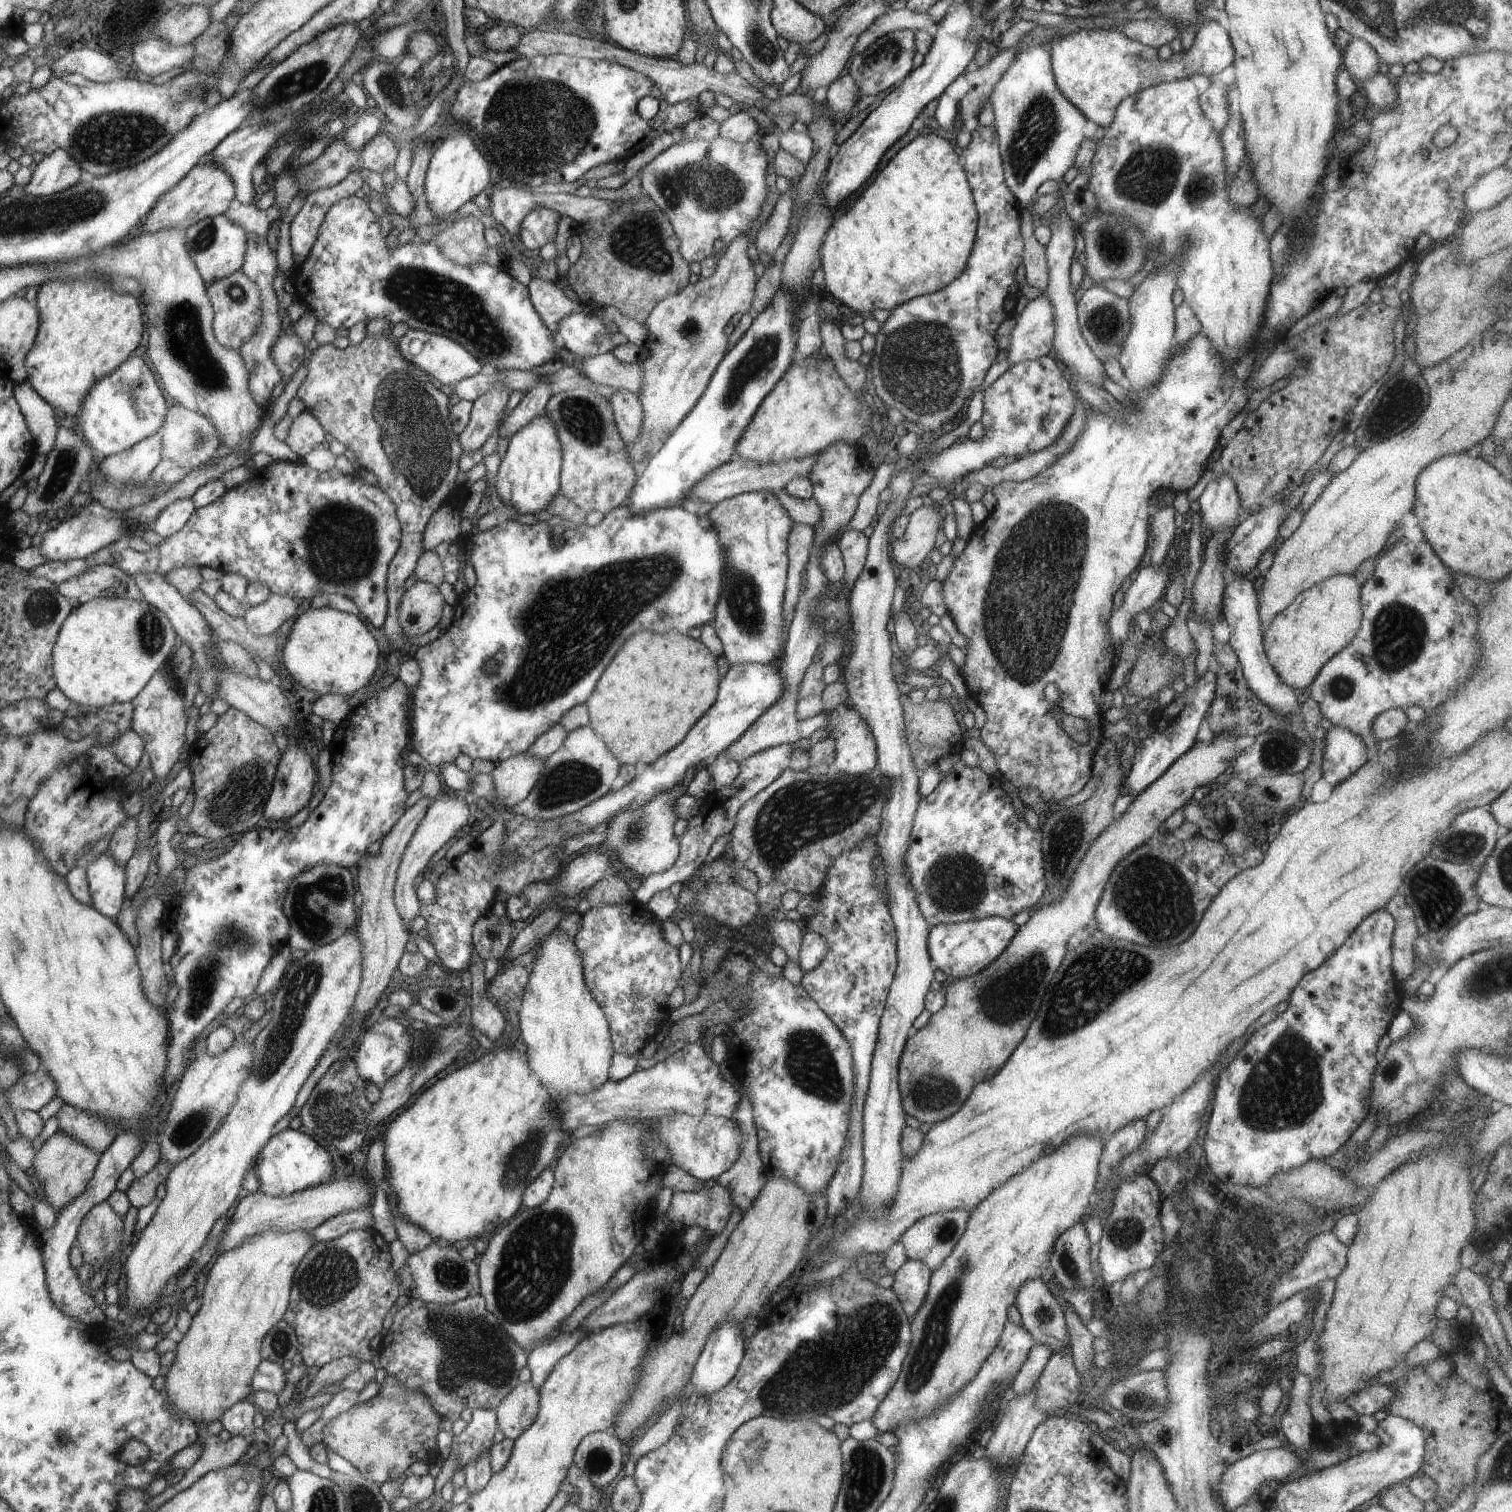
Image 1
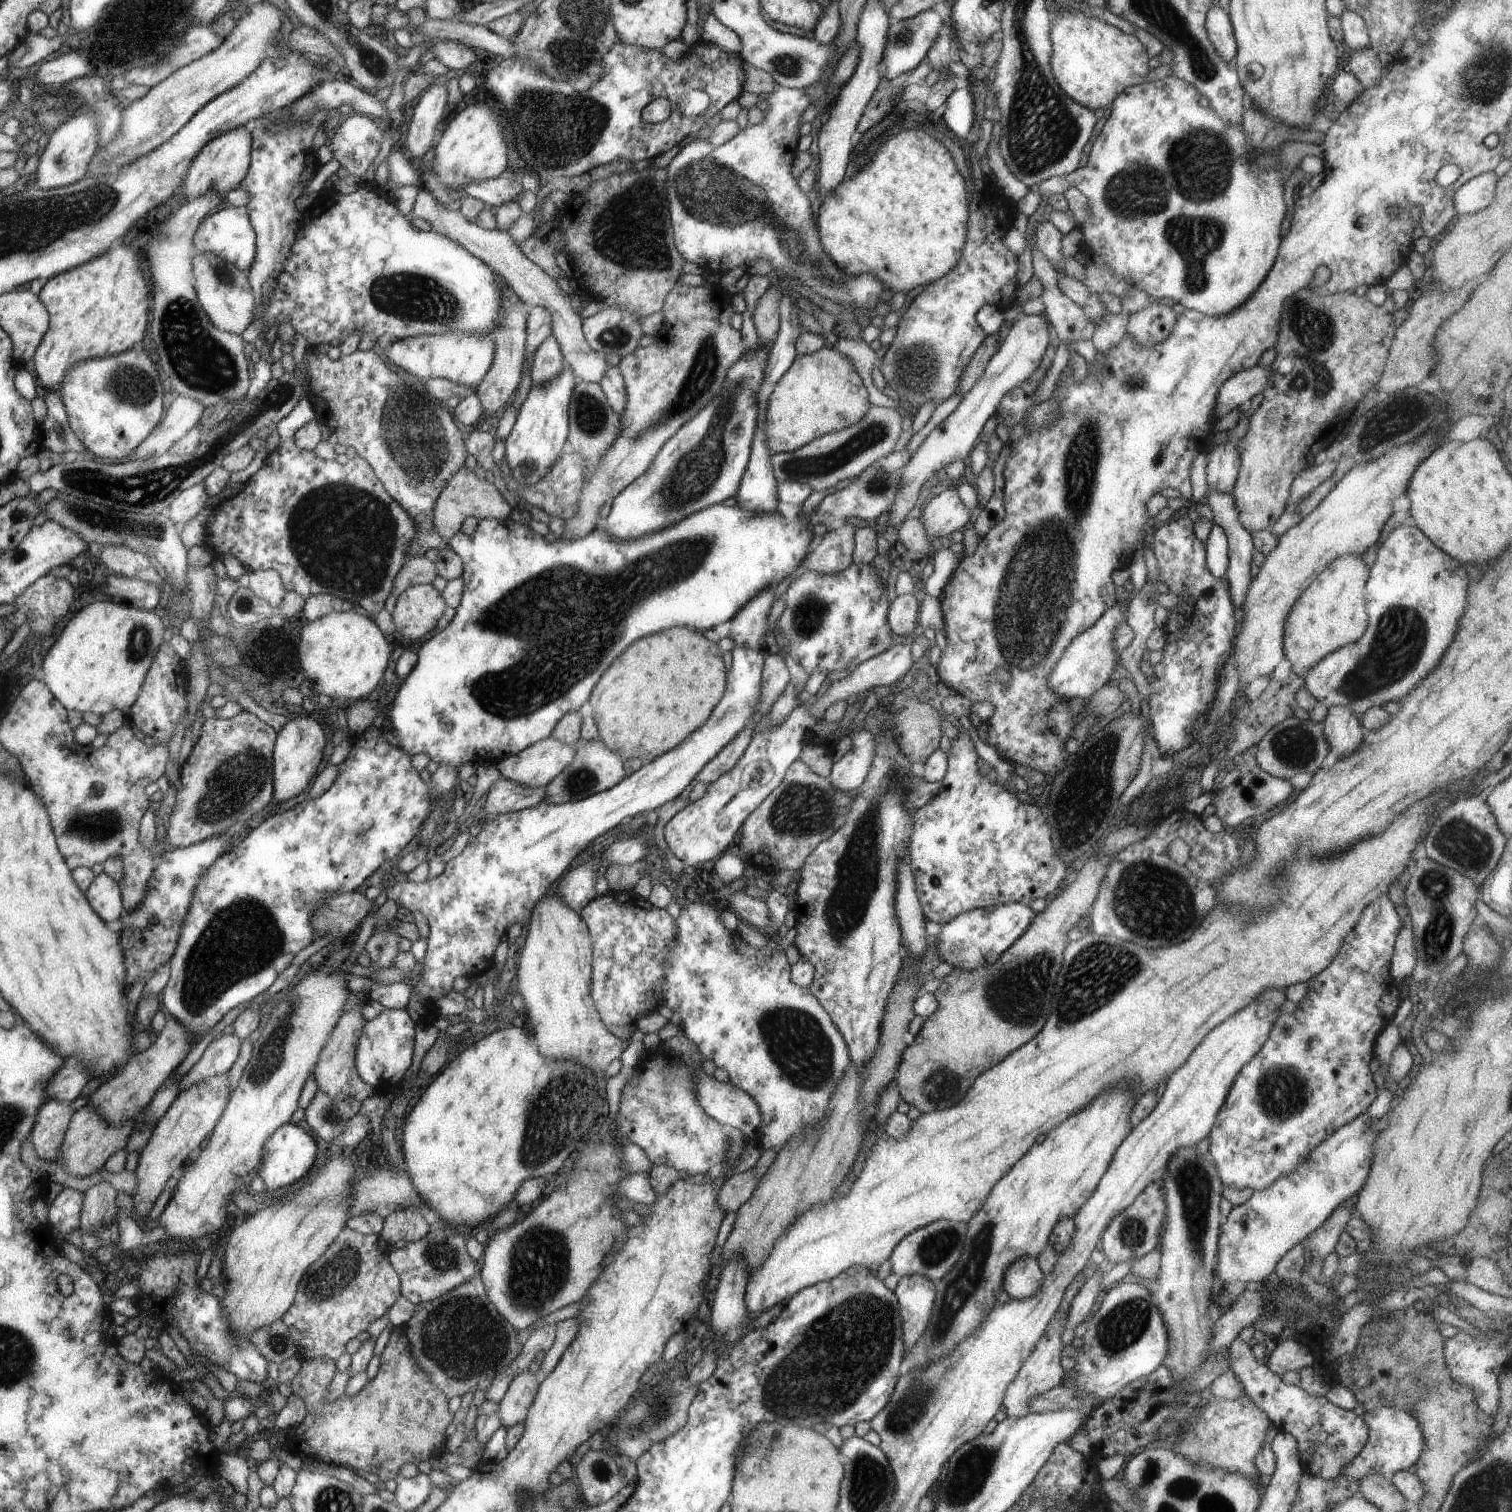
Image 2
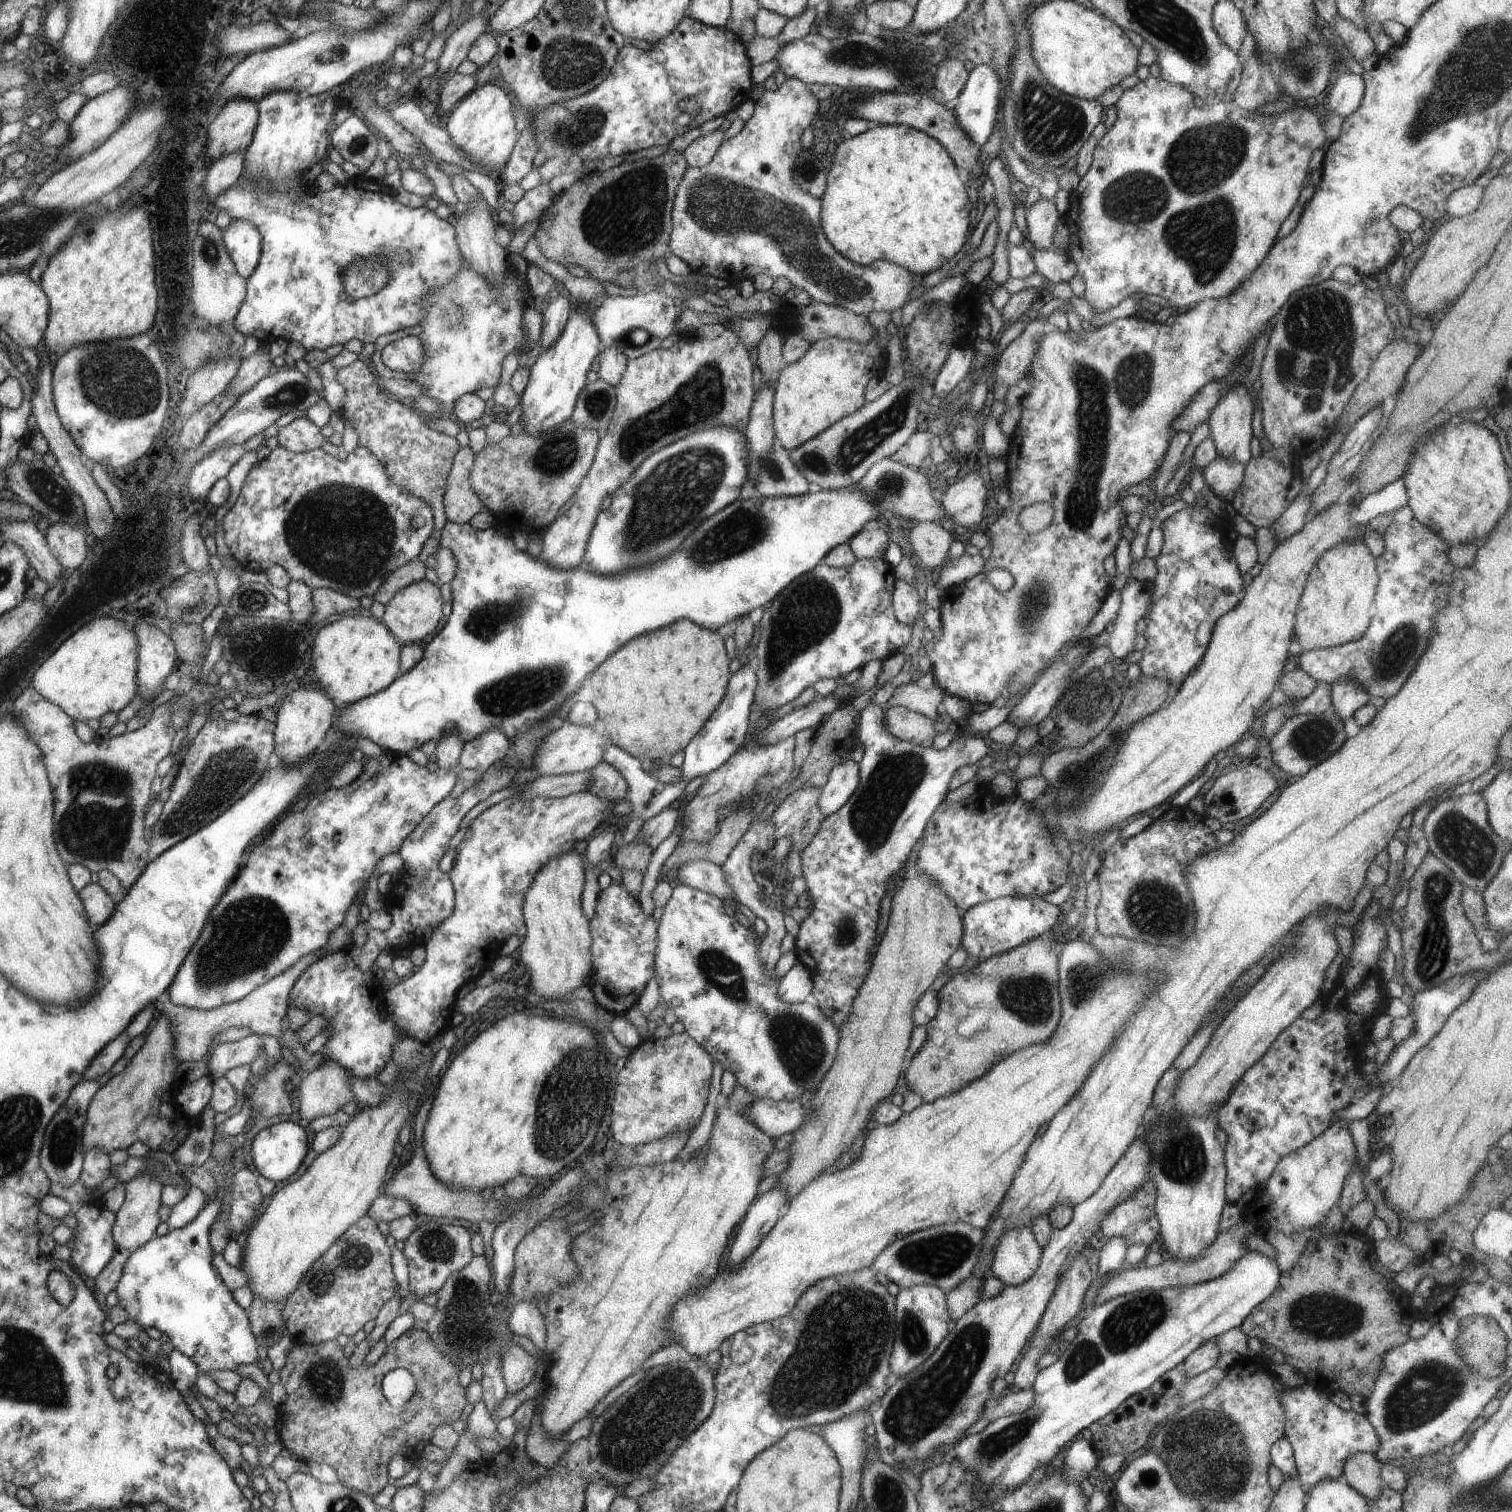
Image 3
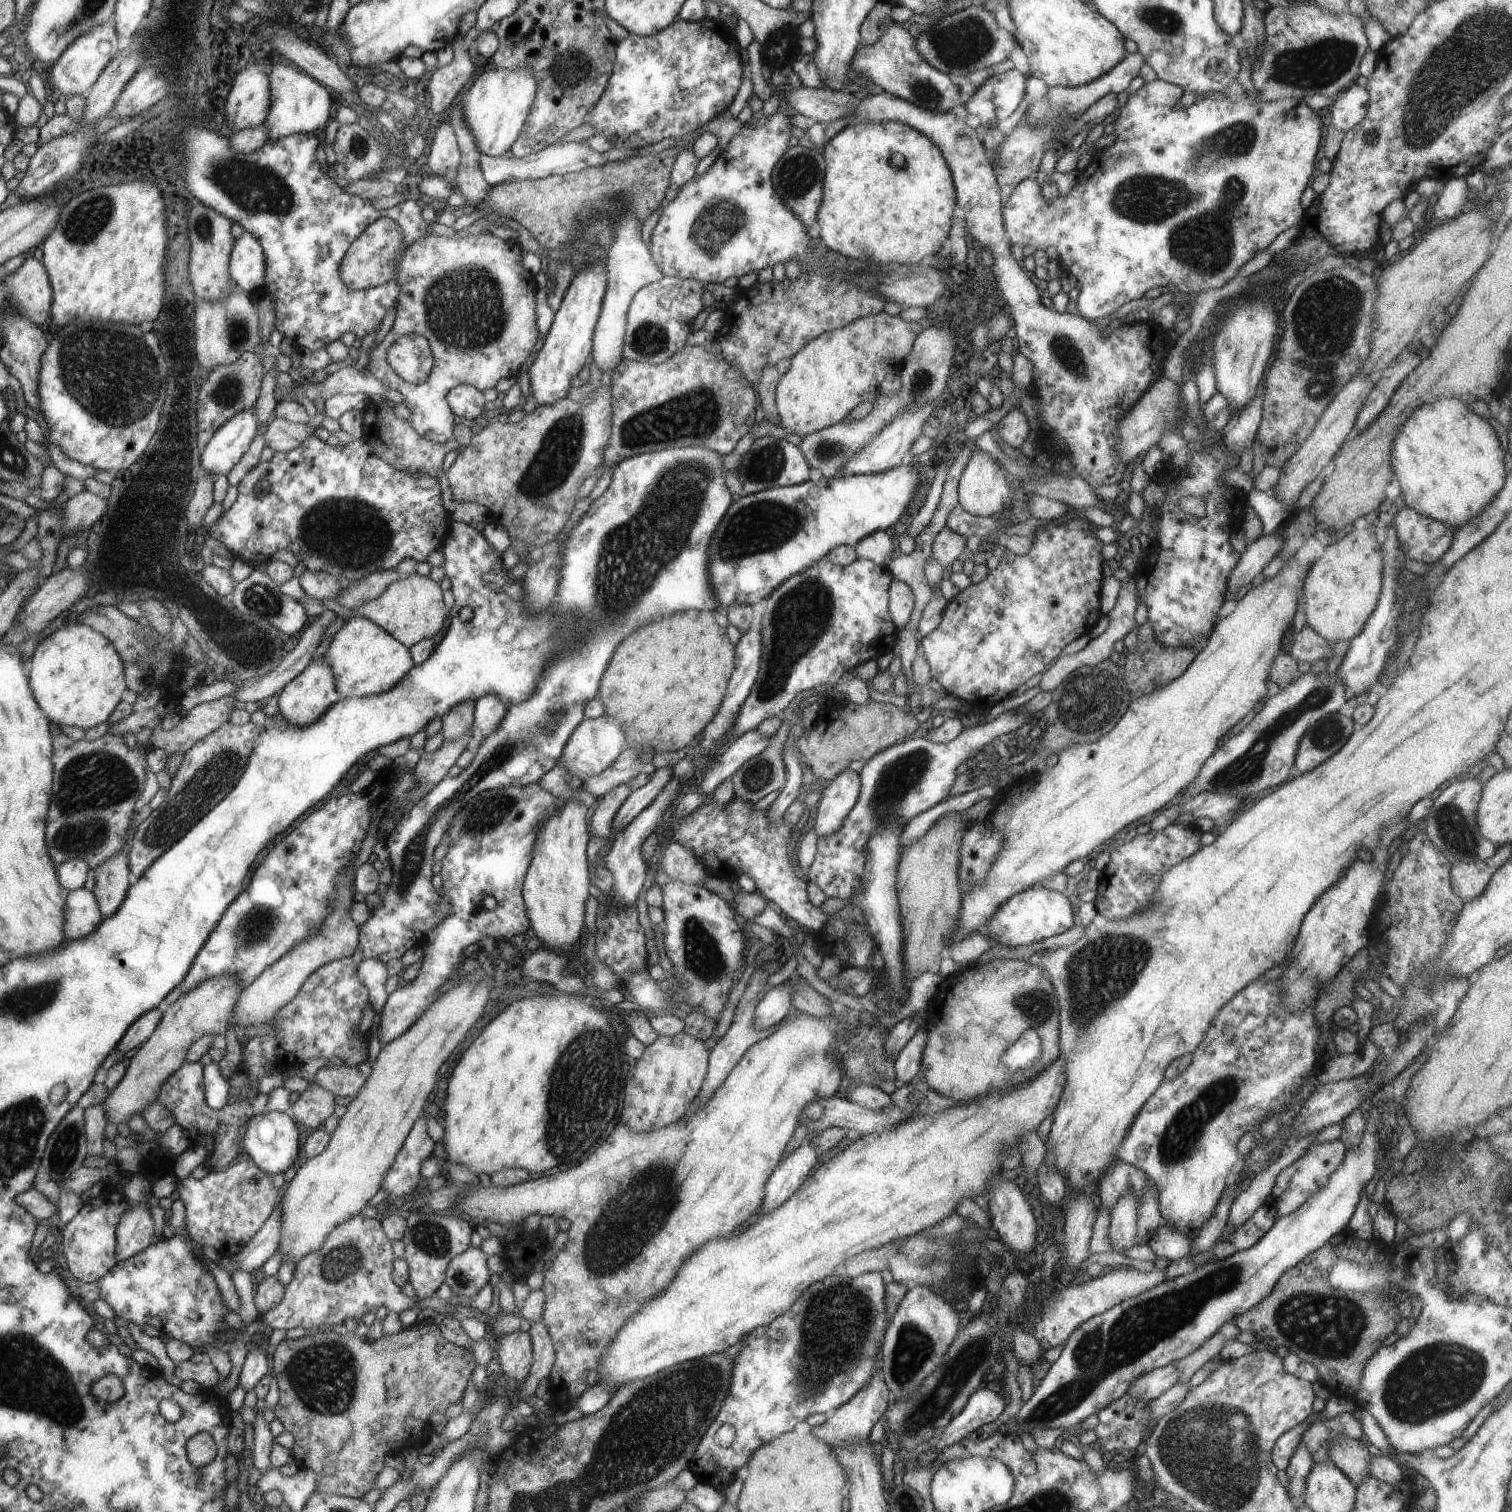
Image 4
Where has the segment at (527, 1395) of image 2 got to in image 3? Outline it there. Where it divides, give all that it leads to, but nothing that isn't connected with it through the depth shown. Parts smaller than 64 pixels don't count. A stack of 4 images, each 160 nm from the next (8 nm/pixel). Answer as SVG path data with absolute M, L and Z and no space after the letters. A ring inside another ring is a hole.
M520 1344L510 1347L503 1358L501 1373L507 1392L517 1393L525 1389L536 1376L538 1360L520 1348Z

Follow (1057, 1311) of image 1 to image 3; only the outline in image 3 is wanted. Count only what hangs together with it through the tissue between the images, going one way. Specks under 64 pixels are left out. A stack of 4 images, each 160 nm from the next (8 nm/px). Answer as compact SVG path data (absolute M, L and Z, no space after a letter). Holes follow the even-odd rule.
M1030 1226L1008 1228L999 1239L991 1271L1007 1287L1021 1285L1036 1272L1042 1251Z

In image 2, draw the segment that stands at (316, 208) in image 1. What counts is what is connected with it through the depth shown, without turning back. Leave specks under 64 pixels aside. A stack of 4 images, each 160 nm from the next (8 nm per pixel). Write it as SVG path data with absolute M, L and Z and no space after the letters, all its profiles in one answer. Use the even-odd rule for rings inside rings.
M348 115L330 140L333 158L340 162L347 174L364 174L376 158L382 142L382 130L372 122L372 117Z

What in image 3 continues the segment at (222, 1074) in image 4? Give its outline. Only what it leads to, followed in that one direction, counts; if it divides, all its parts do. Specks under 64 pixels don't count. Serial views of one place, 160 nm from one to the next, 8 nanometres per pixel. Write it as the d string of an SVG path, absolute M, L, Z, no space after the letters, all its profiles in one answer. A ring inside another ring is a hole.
M206 1106L202 1114L202 1122L190 1128L190 1133L182 1145L178 1145L172 1153L180 1167L201 1167L211 1157L213 1137L218 1129L214 1125L217 1112Z

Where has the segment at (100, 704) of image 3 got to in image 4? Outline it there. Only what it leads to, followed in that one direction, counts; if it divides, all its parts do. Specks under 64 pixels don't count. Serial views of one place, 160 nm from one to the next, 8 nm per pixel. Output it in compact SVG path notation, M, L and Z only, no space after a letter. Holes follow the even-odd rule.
M68 623L40 641L29 662L29 682L38 706L45 711L50 722L60 726L77 726L87 731L106 722L114 713L114 708L120 705L122 692L126 690L124 663L117 647L104 633L84 623Z

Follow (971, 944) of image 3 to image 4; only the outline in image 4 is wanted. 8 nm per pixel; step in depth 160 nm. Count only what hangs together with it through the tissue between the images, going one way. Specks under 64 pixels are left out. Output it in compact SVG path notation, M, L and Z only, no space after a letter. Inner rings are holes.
M1032 886L1025 891L1011 896L1000 908L996 910L993 917L986 923L982 934L988 934L990 938L999 942L1004 947L1014 948L1023 944L1034 944L1050 936L1062 934L1076 925L1074 912L1068 896L1064 893L1049 891L1044 887Z

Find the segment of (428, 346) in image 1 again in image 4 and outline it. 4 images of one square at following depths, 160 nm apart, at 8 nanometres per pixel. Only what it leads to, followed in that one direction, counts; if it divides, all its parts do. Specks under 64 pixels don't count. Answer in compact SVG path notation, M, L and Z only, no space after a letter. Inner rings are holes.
M386 217L380 218L377 222L374 222L373 225L371 225L369 229L367 229L365 233L363 233L361 237L353 243L352 248L346 254L343 265L341 266L341 276L350 287L354 288L354 290L371 289L372 287L386 284L388 280L393 280L394 278L398 280L398 287L401 288L401 295L400 301L395 307L396 320L394 320L394 324L392 324L390 332L380 340L379 344L376 344L376 346L373 347L372 352L370 352L369 364L366 369L375 378L378 378L380 382L384 382L389 389L396 390L402 394L404 397L403 403L410 410L411 414L407 421L413 423L413 428L418 432L418 435L422 435L426 439L432 439L433 442L444 444L444 442L453 439L453 434L456 432L456 415L453 413L454 418L450 418L449 409L442 407L442 404L444 404L444 400L446 400L446 396L448 396L450 390L453 390L454 386L462 384L477 387L478 390L482 392L494 389L500 378L516 376L516 374L518 374L518 368L520 368L520 366L524 364L524 360L532 354L532 350L534 350L534 346L536 346L536 342L538 342L538 338L540 338L540 334L538 334L538 326L536 326L536 310L534 310L534 306L536 306L536 282L534 282L534 276L532 276L532 273L522 266L522 250L524 248L520 248L518 240L502 240L502 238L497 238L490 233L474 234L474 236L466 236L464 239L448 239L447 237L444 238L437 235L429 235L426 236L426 238L422 238L422 240L416 240L416 242L410 244L410 246L404 250L404 254L402 254L402 252L398 254L398 250L401 246L401 231L402 228L398 226L396 222L393 222ZM408 334L420 334L420 336L424 336L424 338L428 340L430 350L434 358L434 366L432 366L432 372L430 372L430 376L428 376L426 383L422 382L422 384L411 384L410 382L405 382L400 378L400 376L398 376L398 374L396 374L396 372L394 372L394 370L392 370L392 366L390 366L390 364L388 364L388 360L386 360L386 352L388 352L388 348L390 348L398 338L408 336Z

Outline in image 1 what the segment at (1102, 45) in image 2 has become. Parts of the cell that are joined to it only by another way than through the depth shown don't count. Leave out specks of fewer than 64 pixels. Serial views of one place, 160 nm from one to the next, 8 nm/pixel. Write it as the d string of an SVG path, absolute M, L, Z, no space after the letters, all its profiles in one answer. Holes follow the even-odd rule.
M1213 14L1198 30L1191 47L1173 53L1168 60L1162 60L1154 47L1133 41L1114 29L1078 29L1052 40L1049 47L1058 90L1087 120L1092 120L1105 129L1114 120L1115 110L1122 99L1162 83L1189 79L1191 74L1208 77L1218 74L1233 64L1235 59L1229 34Z

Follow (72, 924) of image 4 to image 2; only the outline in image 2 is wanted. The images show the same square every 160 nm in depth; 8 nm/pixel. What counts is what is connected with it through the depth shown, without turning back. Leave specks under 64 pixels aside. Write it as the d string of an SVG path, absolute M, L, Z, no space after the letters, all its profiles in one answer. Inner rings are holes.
M102 872L94 877L93 884L84 893L106 922L118 918L125 910L120 884L109 874Z

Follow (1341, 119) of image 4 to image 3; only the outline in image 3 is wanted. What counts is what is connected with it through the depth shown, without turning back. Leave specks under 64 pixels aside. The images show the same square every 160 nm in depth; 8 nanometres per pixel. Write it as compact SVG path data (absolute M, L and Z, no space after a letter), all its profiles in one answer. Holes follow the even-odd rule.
M1347 70L1336 78L1330 93L1326 95L1330 113L1346 118L1360 106L1364 93L1365 84L1361 75Z

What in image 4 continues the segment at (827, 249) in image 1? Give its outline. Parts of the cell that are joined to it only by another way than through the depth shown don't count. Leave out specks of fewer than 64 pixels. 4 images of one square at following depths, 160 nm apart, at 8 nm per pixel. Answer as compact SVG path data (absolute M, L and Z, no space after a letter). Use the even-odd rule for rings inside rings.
M902 122L853 123L821 147L825 172L822 180L822 203L814 232L818 240L841 256L906 266L932 263L940 250L948 247L948 232L957 206L956 190L950 168L940 150L926 136Z

